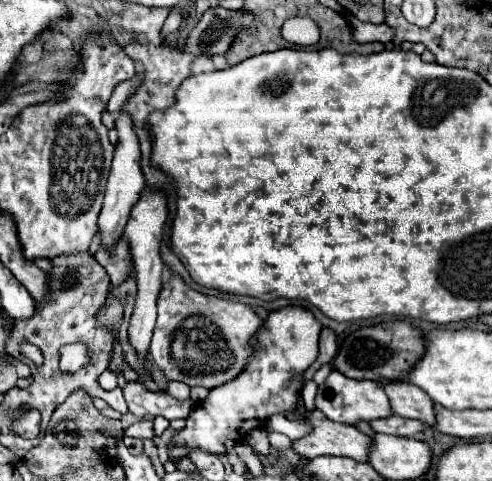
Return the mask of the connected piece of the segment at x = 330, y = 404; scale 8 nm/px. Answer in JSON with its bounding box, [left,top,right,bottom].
[315,371,393,425]

